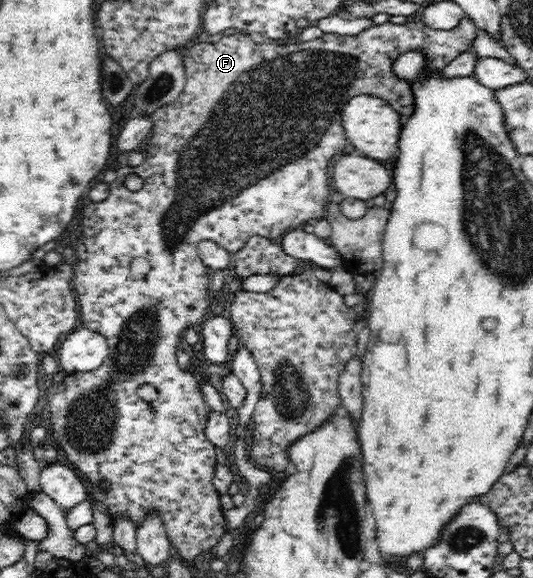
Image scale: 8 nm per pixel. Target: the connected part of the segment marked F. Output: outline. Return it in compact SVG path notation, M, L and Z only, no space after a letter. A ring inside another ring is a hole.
M470 17L460 19L454 29L440 30L430 28L424 24L424 20L406 21L403 24L385 22L380 25L370 26L358 35L336 35L335 33L323 33L322 37L312 41L291 44L256 44L248 35L240 32L227 32L218 43L199 42L190 47L183 58L183 67L186 68L186 83L182 93L172 103L159 107L151 115L153 126L151 136L146 145L146 159L139 166L121 167L116 172L116 178L109 183L107 198L101 202L90 202L83 209L82 234L76 243L76 257L78 261L73 265L73 283L75 297L80 306L80 324L90 330L96 330L109 344L109 355L98 369L85 372L70 372L59 383L54 383L48 388L48 411L52 414L50 419L50 431L60 445L60 449L68 455L68 461L72 467L76 467L82 476L90 481L90 491L96 501L106 504L112 525L118 518L130 518L138 527L146 514L158 514L162 518L164 530L175 548L178 557L184 561L192 561L203 552L214 547L220 538L227 532L228 527L224 521L224 509L220 505L220 494L213 484L215 474L216 447L206 438L205 427L209 419L210 409L202 397L201 386L192 375L186 373L178 366L176 352L185 347L183 332L187 327L204 322L206 313L210 311L210 304L214 301L207 276L206 265L197 252L199 241L210 240L226 248L230 253L239 252L241 247L252 236L260 236L277 241L286 232L299 229L306 223L320 220L325 215L327 204L333 191L328 183L328 163L334 155L340 155L344 149L348 149L347 137L322 137L322 117L330 119L332 115L338 117L338 113L353 97L374 96L387 101L403 118L413 112L413 93L411 85L403 79L396 78L392 72L391 63L402 53L408 50L418 50L426 56L427 71L444 70L457 55L467 49L472 50L472 44L477 34L477 27ZM130 173L136 173L142 177L143 186L140 190L131 192L124 186L124 179ZM150 383L157 390L157 398L154 401L145 401L136 391L138 387ZM108 480L108 487L103 489L101 483Z

